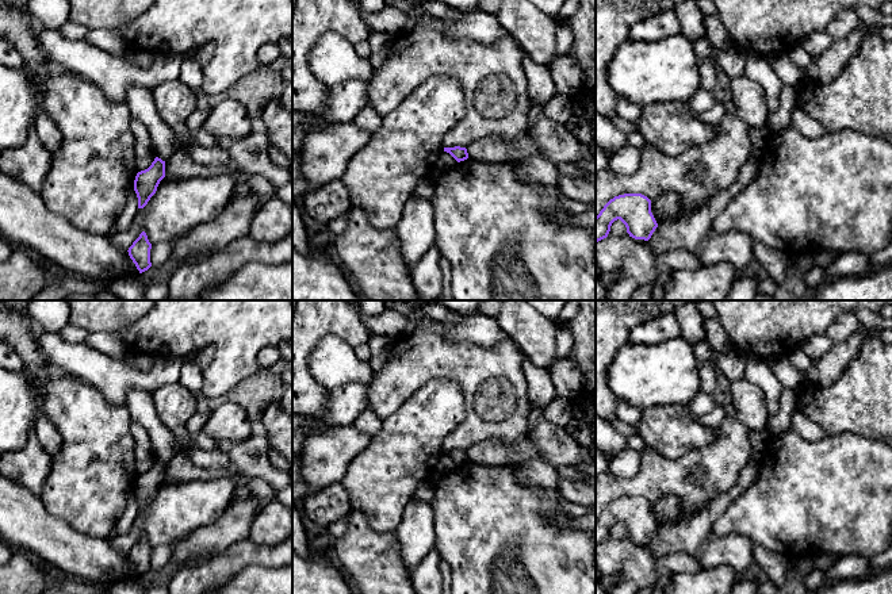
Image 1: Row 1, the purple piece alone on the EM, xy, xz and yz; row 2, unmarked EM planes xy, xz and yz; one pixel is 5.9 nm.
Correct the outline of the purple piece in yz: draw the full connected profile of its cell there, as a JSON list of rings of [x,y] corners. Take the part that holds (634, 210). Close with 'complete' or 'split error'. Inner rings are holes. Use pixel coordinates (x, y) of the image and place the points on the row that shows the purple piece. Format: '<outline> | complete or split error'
[[[624,193],[610,199],[596,216],[596,242],[608,237],[612,223],[617,219],[635,239],[648,241],[658,227],[648,198],[642,193]]] | complete

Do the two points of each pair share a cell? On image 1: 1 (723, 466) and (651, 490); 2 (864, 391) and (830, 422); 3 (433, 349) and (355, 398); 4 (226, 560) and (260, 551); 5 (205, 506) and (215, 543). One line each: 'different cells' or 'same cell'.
1: same cell
2: same cell
3: different cells
4: same cell
5: different cells

